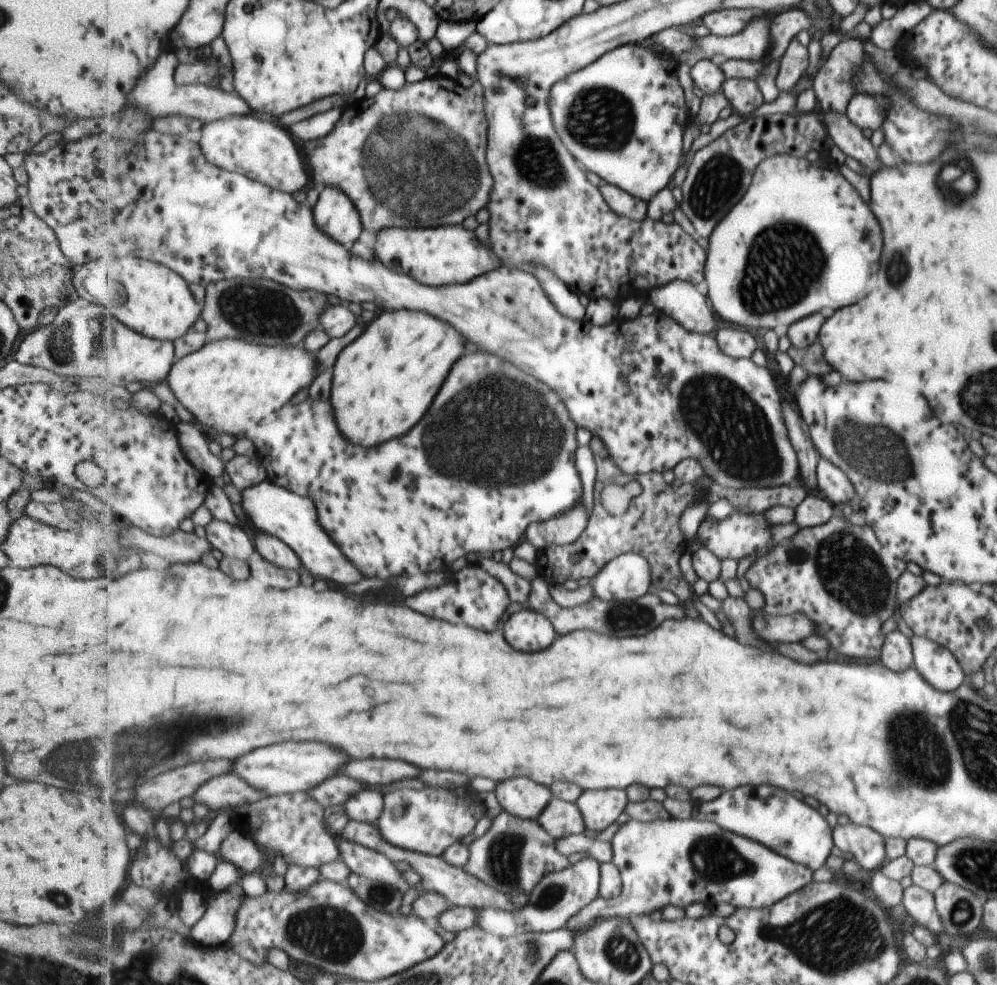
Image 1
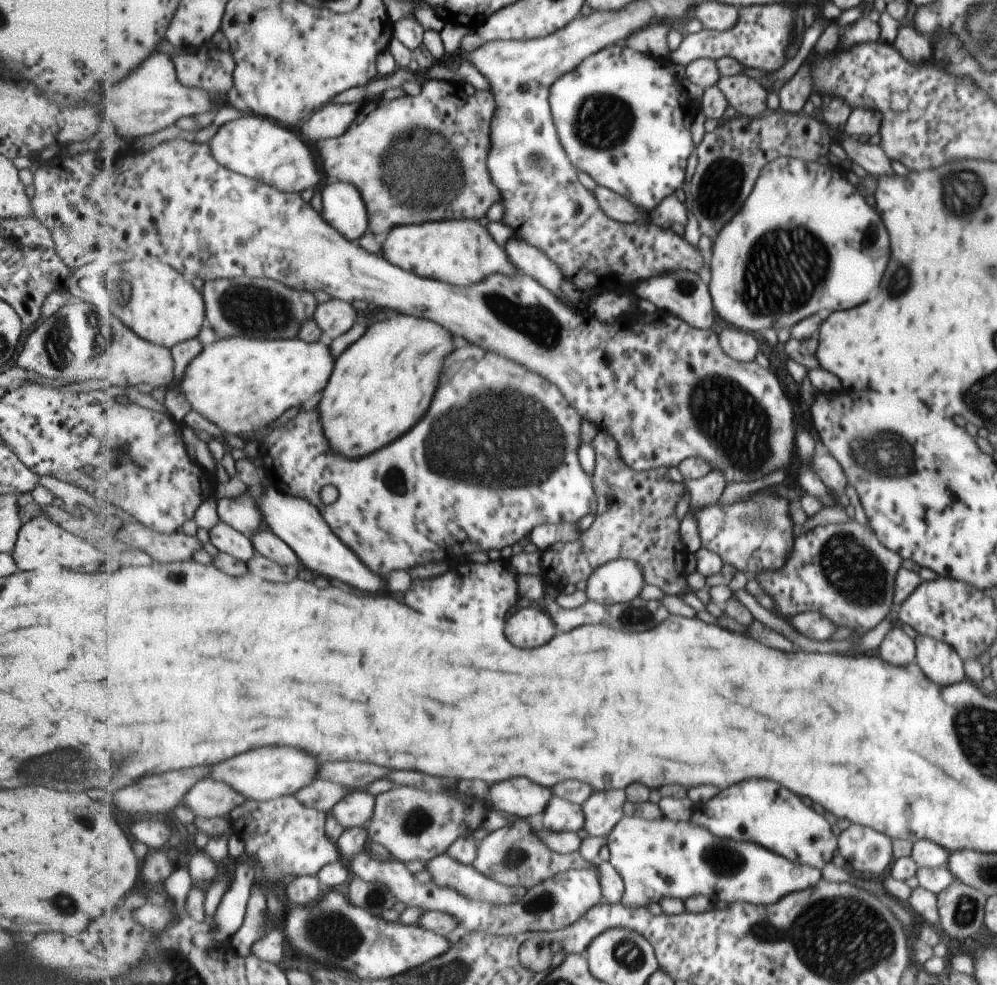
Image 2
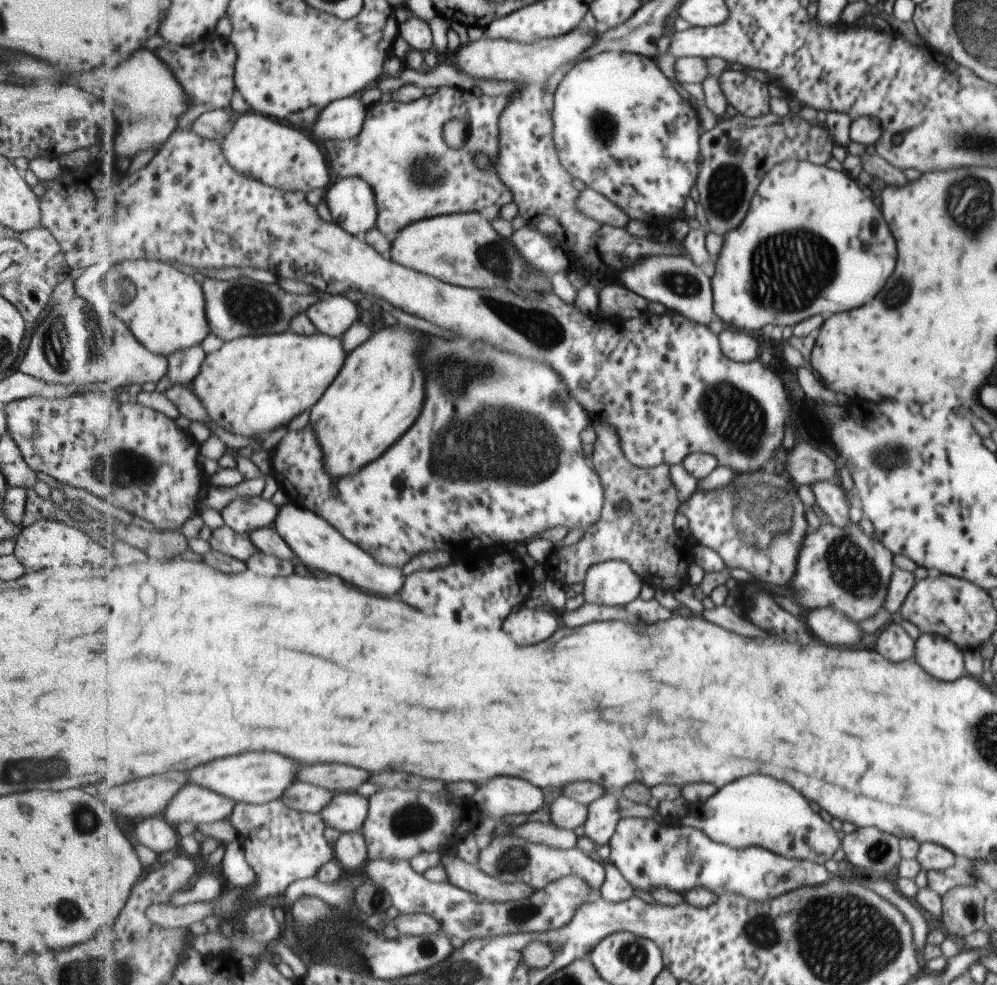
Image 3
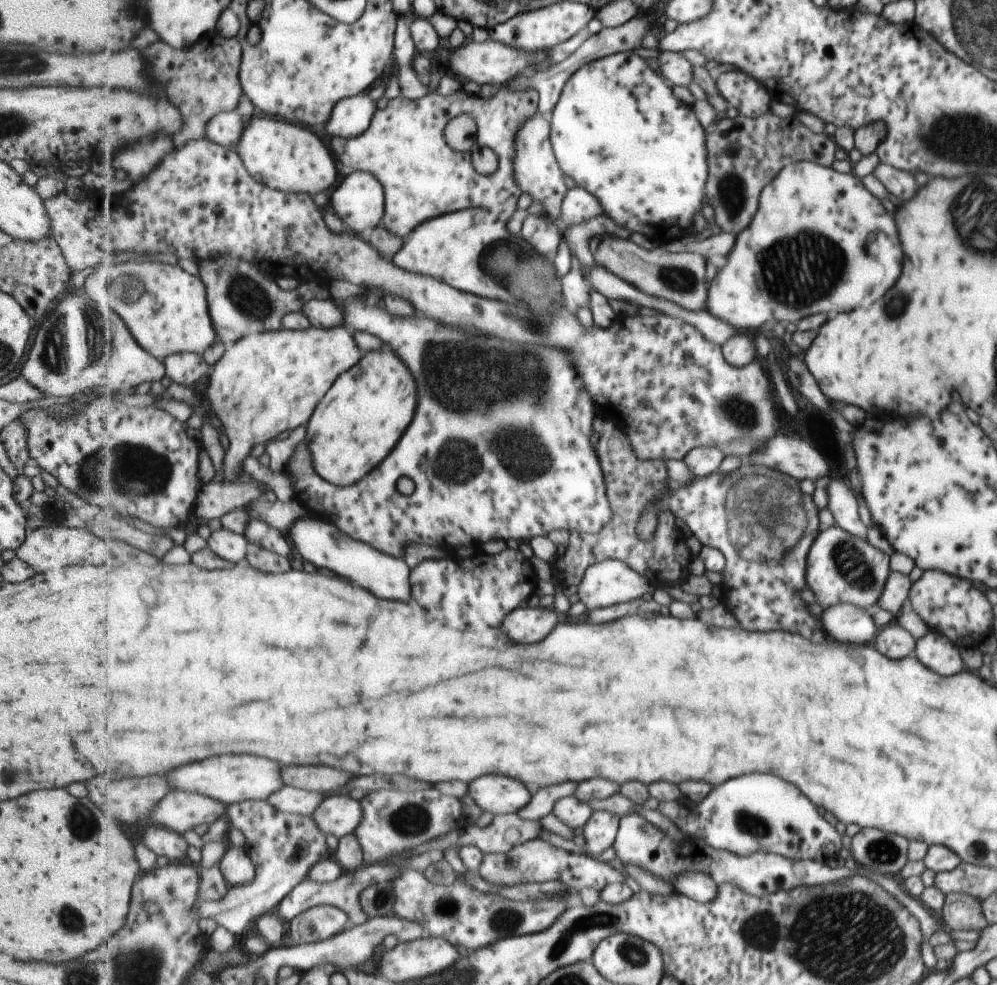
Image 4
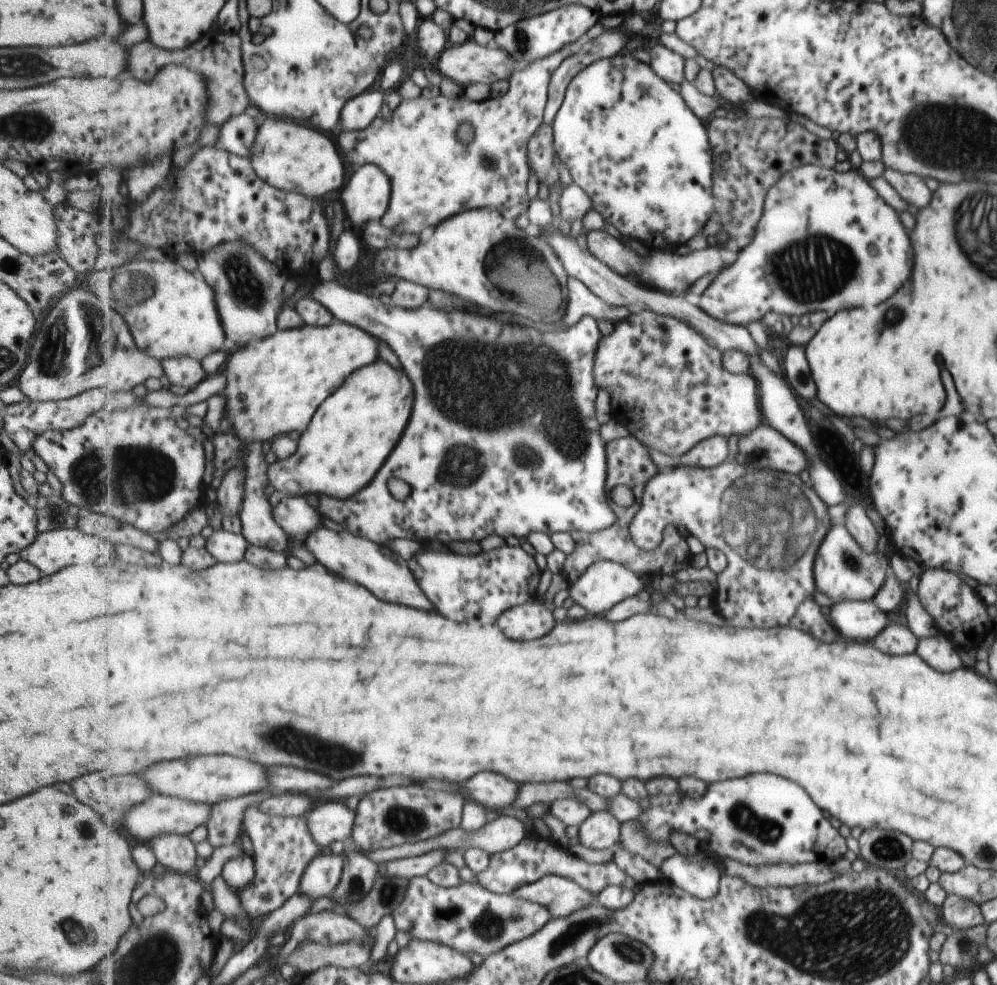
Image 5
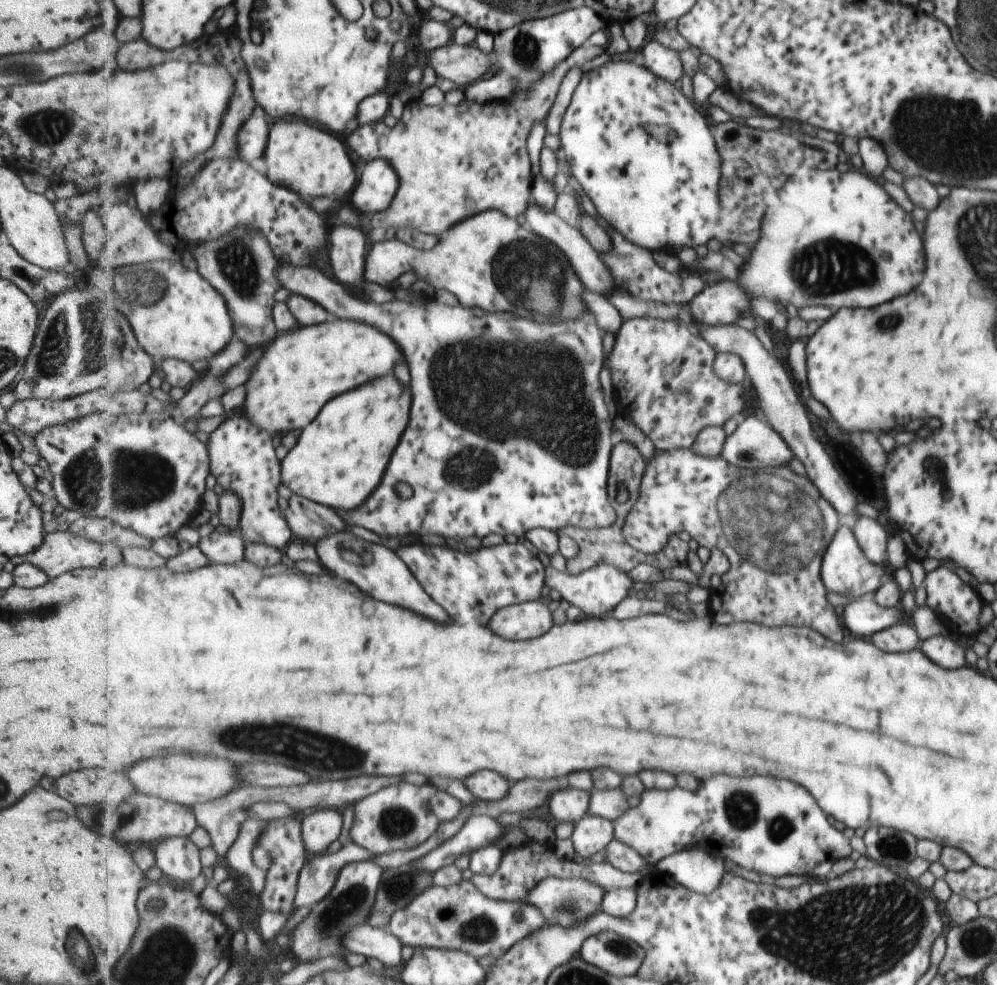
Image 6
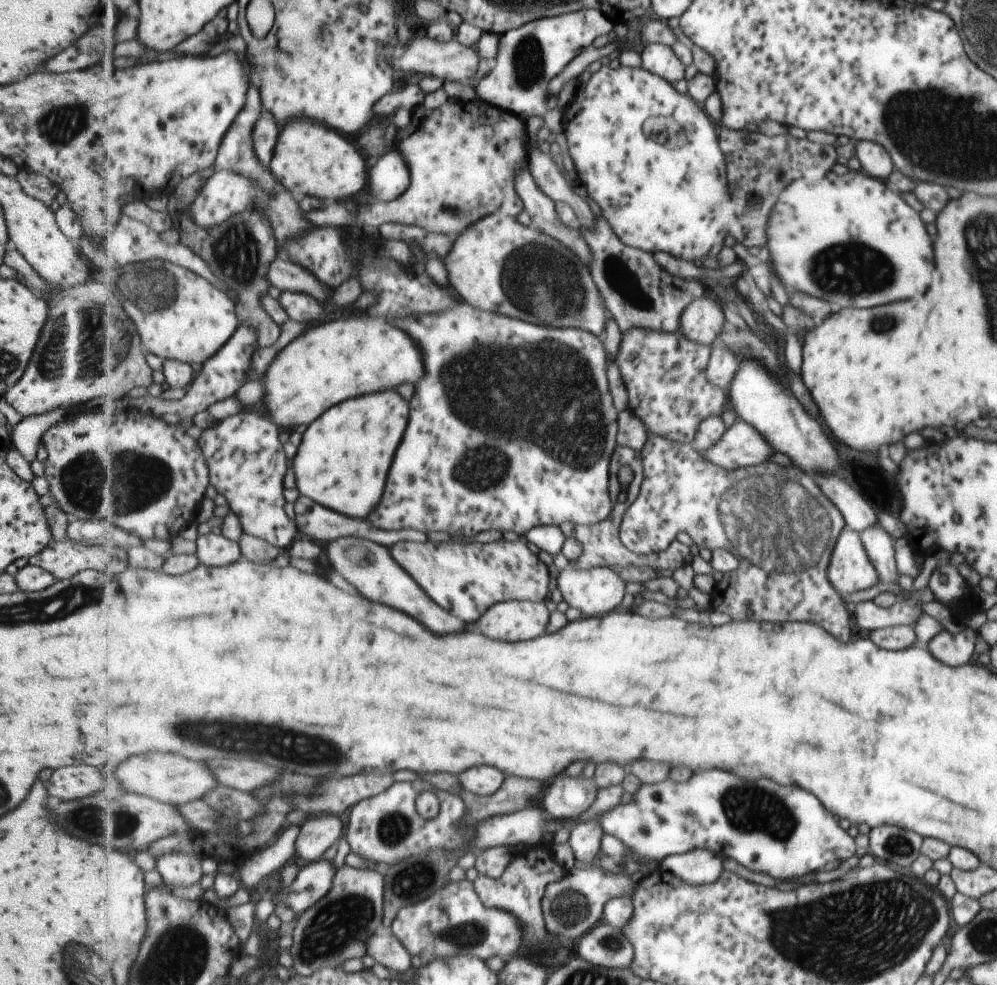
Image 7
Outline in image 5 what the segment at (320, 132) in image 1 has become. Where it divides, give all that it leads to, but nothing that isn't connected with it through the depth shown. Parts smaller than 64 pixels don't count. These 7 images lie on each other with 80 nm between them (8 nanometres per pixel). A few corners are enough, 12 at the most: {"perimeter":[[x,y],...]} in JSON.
{"perimeter":[[376,88],[343,110],[343,130],[367,128],[381,114],[385,92]]}

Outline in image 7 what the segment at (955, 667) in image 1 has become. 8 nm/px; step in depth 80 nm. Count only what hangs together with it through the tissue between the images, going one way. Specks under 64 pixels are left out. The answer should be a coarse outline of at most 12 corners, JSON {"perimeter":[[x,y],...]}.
{"perimeter":[[964,624],[957,634],[937,633],[927,650],[945,666],[969,662],[976,631]]}

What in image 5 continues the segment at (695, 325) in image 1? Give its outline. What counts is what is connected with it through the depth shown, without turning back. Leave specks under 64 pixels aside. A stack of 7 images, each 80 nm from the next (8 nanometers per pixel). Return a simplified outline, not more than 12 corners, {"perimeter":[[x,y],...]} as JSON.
{"perimeter":[[606,231],[585,238],[593,257],[673,296],[725,268],[717,248],[647,256]]}

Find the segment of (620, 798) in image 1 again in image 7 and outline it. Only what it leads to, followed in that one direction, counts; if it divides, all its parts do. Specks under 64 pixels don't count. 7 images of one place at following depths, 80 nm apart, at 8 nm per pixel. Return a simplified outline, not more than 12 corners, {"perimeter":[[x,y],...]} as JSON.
{"perimeter":[[591,819],[579,823],[569,844],[575,858],[590,866],[607,833]]}

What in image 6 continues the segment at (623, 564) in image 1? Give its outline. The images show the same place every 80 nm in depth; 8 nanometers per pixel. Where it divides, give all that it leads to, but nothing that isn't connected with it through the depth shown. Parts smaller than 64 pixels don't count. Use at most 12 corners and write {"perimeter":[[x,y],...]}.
{"perimeter":[[599,563],[578,575],[546,567],[546,586],[590,617],[629,597],[627,571]]}

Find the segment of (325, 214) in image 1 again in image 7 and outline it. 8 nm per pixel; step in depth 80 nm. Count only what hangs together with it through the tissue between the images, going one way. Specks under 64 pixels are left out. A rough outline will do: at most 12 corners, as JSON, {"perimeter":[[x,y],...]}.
{"perimeter":[[399,152],[371,168],[373,200],[391,202],[409,188],[409,168]]}

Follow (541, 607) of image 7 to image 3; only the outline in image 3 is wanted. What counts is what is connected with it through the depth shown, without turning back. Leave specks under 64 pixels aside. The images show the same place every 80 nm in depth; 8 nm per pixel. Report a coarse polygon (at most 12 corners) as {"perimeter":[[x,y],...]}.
{"perimeter":[[517,608],[505,632],[531,646],[559,628],[553,609]]}

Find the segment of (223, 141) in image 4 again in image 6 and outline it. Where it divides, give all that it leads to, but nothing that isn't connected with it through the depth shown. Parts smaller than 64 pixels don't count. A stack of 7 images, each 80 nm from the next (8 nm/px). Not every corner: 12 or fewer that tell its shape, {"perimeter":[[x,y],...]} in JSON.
{"perimeter":[[250,116],[239,128],[240,158],[266,176],[269,122]]}

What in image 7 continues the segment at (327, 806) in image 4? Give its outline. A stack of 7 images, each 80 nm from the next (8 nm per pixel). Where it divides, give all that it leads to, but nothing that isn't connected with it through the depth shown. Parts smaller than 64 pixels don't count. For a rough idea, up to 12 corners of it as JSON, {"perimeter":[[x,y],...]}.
{"perimeter":[[307,818],[295,840],[296,860],[323,859],[341,838],[341,818]]}

